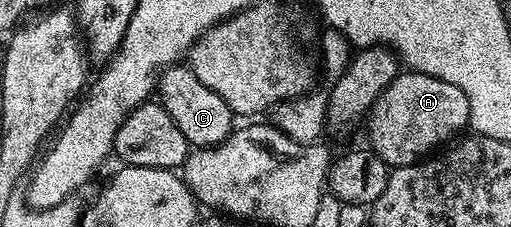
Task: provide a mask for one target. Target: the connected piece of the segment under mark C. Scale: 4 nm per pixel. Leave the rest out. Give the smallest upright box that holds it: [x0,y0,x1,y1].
[159,64,235,147]

